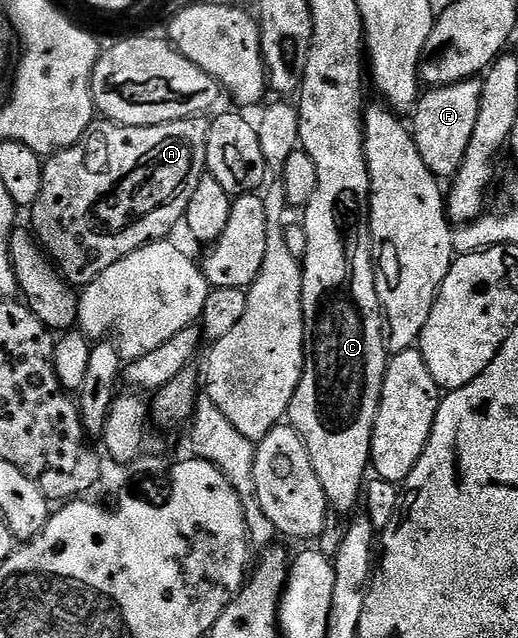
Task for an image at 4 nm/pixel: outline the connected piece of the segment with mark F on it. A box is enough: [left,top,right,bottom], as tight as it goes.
[411,78,481,180]

